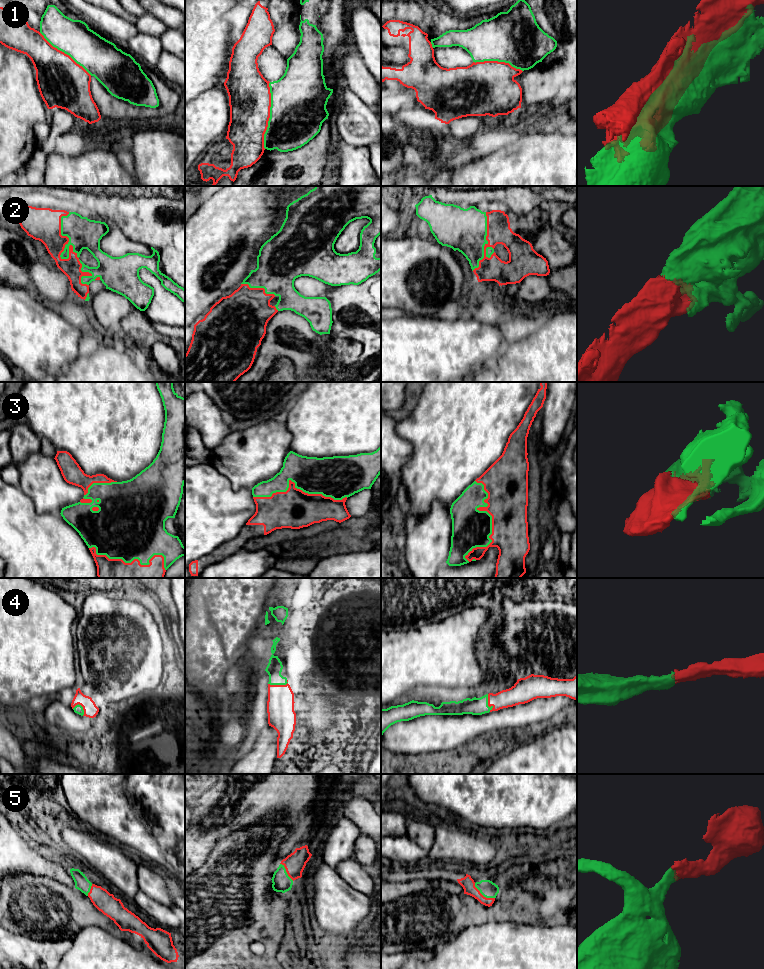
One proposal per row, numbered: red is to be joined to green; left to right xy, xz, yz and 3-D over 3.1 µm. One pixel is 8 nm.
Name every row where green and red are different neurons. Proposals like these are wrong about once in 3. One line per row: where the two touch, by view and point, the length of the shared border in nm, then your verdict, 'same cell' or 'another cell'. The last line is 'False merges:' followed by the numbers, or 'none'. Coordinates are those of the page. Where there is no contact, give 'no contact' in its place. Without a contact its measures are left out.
1: meets green in xz at (270, 115); contact 550 nm long; another cell
2: meets green in xy at (68, 251); contact 600 nm long; same cell
3: meets green in yz at (491, 519); contact 650 nm long; same cell
4: meets green in yz at (487, 703); contact 150 nm long; same cell
5: meets green in yz at (483, 895); contact 200 nm long; same cell
False merges: 1

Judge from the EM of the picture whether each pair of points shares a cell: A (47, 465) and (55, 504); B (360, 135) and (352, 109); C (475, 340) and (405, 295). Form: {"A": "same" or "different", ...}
{"A": "same", "B": "same", "C": "different"}

